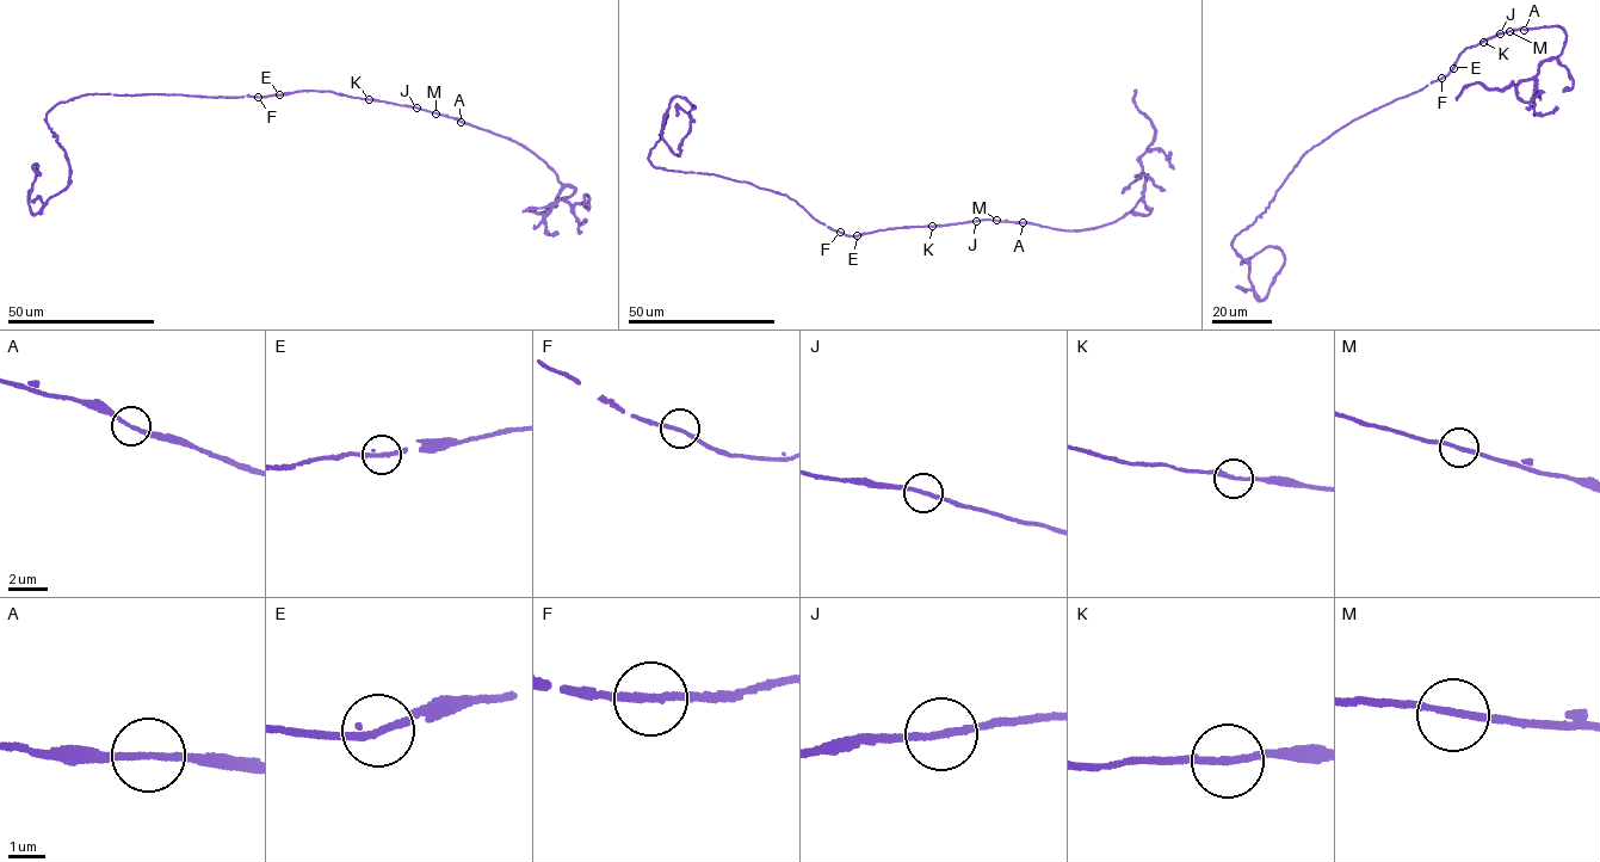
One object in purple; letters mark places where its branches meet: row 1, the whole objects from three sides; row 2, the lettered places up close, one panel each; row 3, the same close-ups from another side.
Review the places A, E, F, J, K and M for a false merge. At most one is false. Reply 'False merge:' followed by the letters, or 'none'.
False merge: none

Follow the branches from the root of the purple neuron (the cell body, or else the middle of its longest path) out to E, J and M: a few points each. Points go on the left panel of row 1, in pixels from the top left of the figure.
E: (242, 97), (278, 94)
J: (242, 97), (325, 91), (417, 108)
M: (242, 97), (325, 91), (436, 112)

